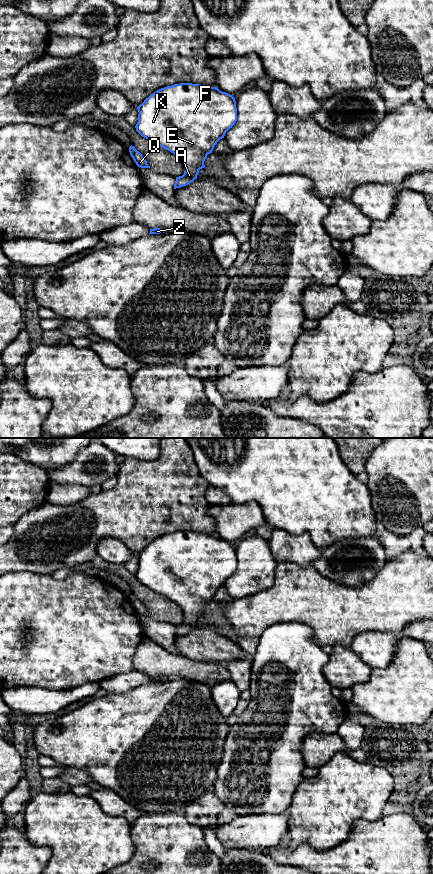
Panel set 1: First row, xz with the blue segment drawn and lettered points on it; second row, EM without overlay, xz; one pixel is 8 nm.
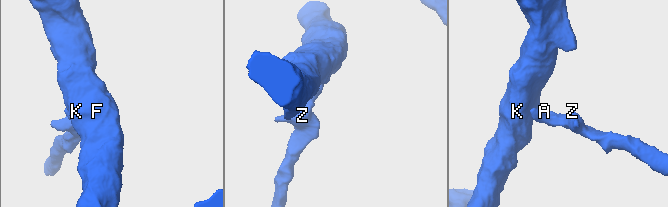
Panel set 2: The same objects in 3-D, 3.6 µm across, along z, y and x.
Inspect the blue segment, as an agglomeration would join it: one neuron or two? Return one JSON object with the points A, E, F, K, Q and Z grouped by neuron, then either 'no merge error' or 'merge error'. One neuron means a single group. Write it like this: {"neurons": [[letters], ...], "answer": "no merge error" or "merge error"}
{"neurons": [["A", "E", "F", "K", "Q", "Z"]], "answer": "no merge error"}

